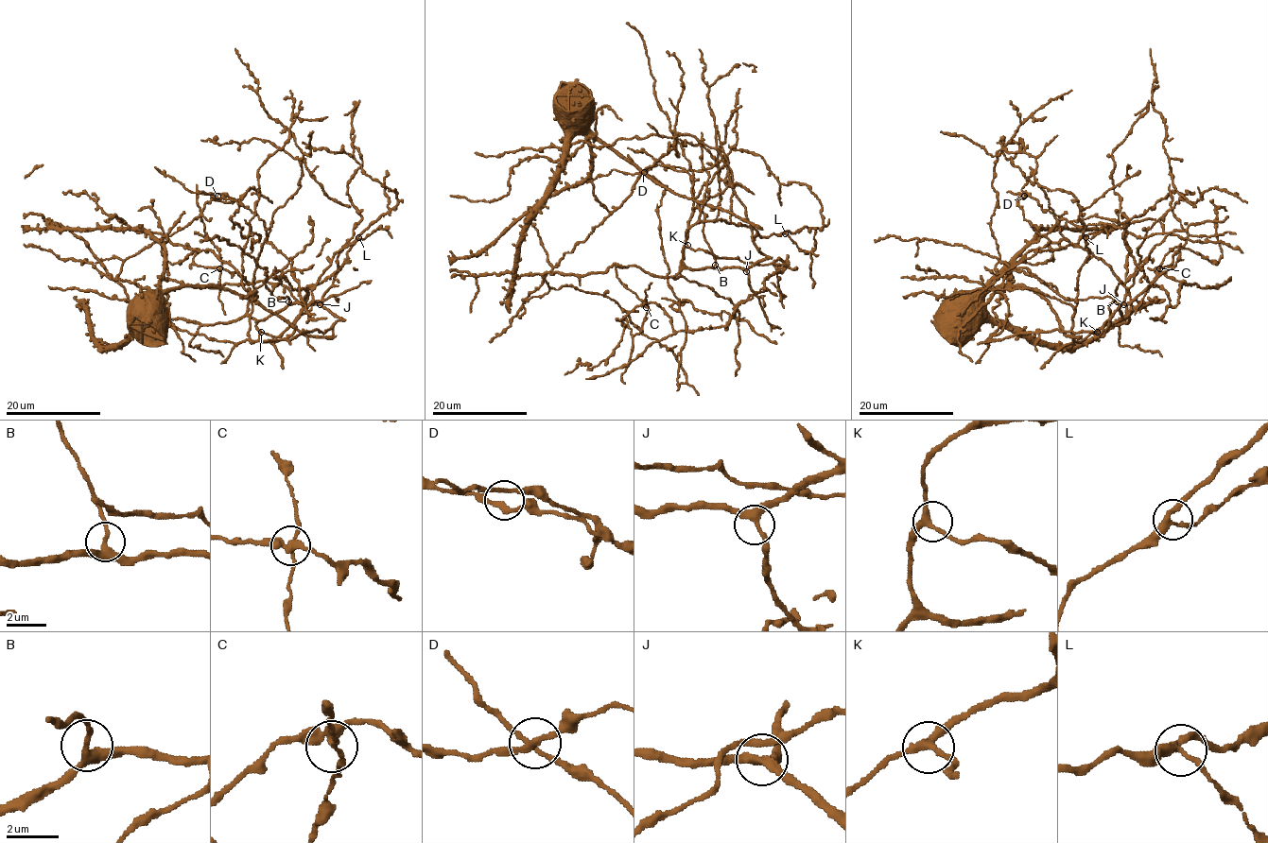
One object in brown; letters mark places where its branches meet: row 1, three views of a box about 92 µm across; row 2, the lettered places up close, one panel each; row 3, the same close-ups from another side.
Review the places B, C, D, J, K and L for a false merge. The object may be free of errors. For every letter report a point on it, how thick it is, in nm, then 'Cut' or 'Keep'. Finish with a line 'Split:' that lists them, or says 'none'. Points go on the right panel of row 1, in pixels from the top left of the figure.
B: Place: (1117, 301). Thickness 240 nm. Keep
C: Place: (1159, 268). Thickness 280 nm. Cut
D: Place: (1024, 196). Thickness 220 nm. Keep
J: Place: (1123, 304). Thickness 280 nm. Keep
K: Place: (1097, 332). Thickness 260 nm. Keep
L: Place: (1085, 237). Thickness 280 nm. Keep
Split: C

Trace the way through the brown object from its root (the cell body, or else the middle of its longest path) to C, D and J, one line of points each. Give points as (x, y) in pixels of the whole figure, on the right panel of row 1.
C: (955, 297), (1025, 286), (1068, 336), (1120, 302), (1122, 324), (1137, 249), (1170, 209), (1188, 237), (1159, 268)
D: (955, 297), (1025, 286), (1068, 336), (1099, 329), (1120, 302), (1127, 316), (1115, 273), (1040, 235), (1024, 196)
J: (955, 297), (980, 296), (998, 286), (1025, 286), (1050, 304), (1061, 328), (1068, 336), (1099, 329), (1123, 304)

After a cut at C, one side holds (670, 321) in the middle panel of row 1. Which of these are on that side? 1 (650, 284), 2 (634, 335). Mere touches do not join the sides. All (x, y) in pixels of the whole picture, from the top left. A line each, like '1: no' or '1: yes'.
1: no
2: no

